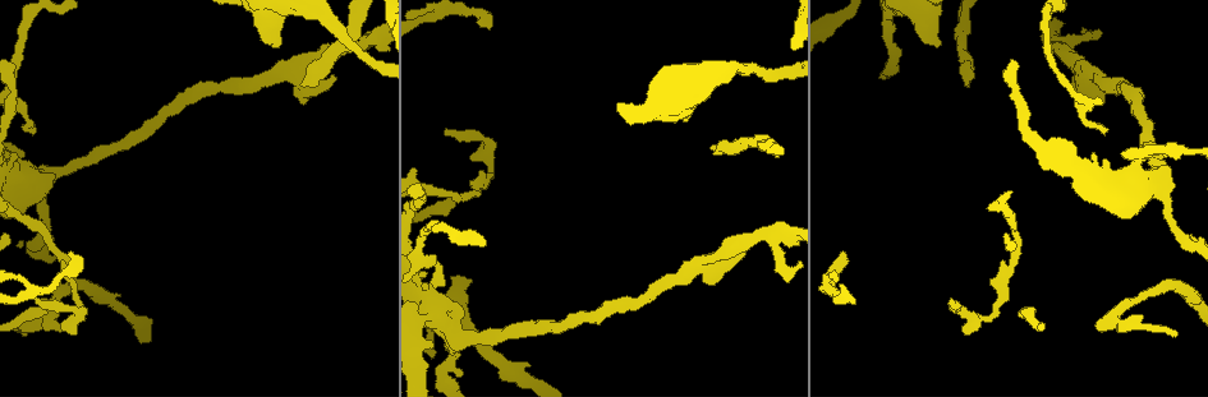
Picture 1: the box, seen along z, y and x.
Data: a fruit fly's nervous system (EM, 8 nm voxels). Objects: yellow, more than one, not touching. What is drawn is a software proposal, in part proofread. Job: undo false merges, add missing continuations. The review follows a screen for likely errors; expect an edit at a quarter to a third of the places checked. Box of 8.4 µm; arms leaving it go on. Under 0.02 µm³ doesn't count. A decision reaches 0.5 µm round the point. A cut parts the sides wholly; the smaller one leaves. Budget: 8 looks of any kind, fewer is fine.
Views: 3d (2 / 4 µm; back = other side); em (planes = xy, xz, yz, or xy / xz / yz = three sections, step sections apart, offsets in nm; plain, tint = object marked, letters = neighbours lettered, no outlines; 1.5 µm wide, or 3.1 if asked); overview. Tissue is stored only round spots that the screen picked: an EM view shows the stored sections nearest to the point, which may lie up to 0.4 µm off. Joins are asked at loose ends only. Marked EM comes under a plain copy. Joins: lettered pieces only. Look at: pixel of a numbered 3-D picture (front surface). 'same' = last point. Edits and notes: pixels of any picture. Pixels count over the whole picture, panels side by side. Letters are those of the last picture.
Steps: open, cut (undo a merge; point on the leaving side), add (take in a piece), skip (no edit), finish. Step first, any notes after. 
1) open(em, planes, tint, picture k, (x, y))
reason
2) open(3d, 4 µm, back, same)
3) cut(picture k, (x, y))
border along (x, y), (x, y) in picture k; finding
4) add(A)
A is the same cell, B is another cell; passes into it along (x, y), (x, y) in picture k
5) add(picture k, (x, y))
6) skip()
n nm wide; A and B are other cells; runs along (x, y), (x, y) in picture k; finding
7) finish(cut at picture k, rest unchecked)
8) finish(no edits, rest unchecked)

open(3d, 2 µm, picture 1, (684, 121))

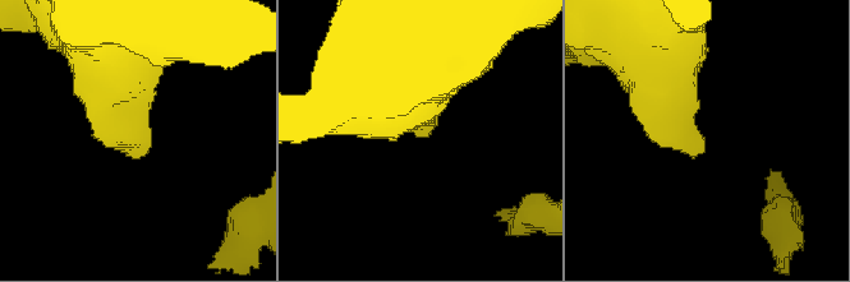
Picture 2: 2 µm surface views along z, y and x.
open(em, planes, letters, picture 2, (139, 149))
need the tissue

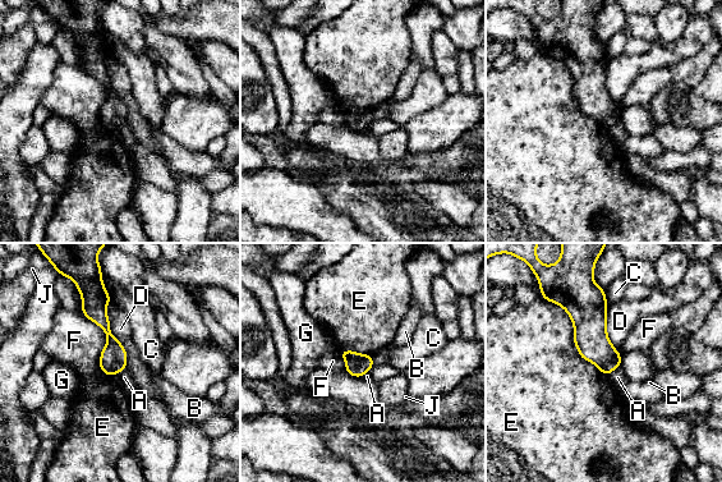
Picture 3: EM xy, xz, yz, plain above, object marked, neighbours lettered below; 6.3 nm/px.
skip()
E touches over 600 nm; A, B, C, D, E, F, G and J are other cells; border along (125, 368), (111, 376) in picture 3; no lettered piece goes on from it

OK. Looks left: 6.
open(3d, 4 µm, picture 1, (1137, 168))
abrupt turn

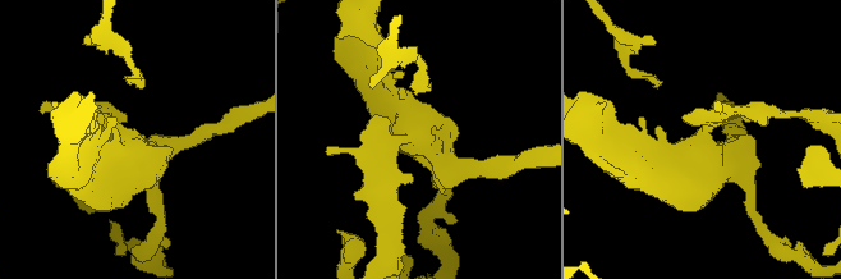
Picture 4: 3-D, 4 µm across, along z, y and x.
open(em, planes, tint, picture 4, (412, 133))

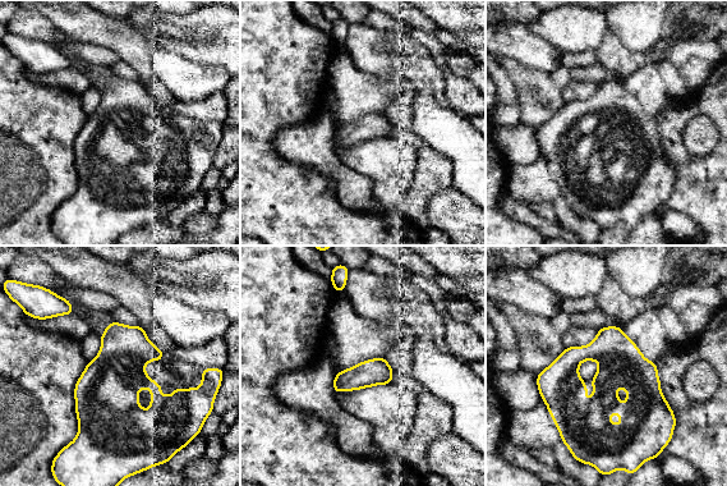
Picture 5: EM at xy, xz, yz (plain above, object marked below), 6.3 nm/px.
open(em, planes, letters, same)

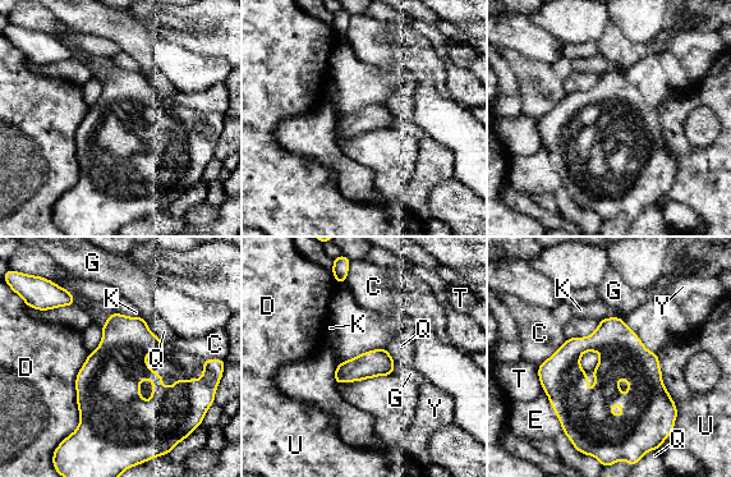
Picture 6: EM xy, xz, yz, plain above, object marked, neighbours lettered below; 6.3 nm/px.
skip()
C, D, E, G, K, Q, T, U and Y are other cells; all the same neuron

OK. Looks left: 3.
open(3d, 4 µm, picture 1, (480, 19))
an open end

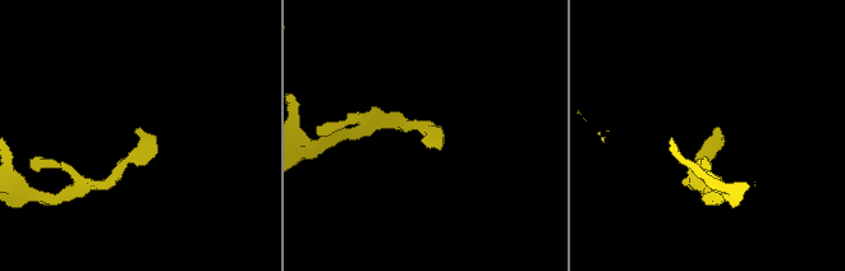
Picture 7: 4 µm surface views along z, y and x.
open(em, planes, letters, picture 7, (713, 130))
now the EM

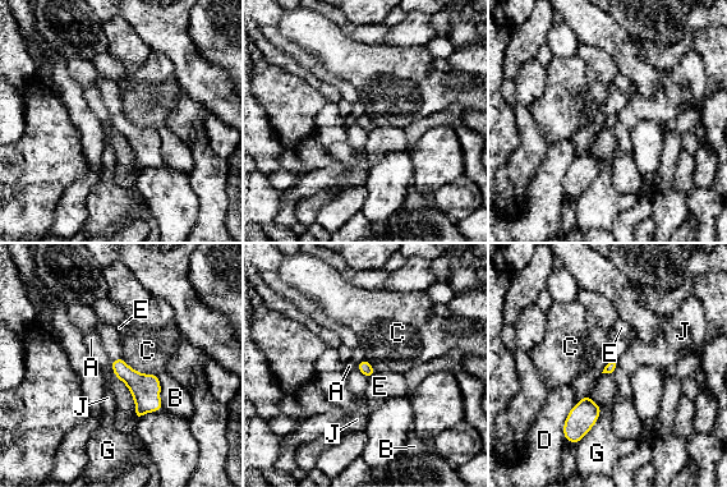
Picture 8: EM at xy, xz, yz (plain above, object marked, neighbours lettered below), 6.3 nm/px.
skip()
A, B, C, D, E, G and J are other cells; border along (122, 357), (137, 371), (157, 376) in picture 8; no lettered piece goes on from it

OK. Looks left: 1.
finish(no edits, rest unchecked)

